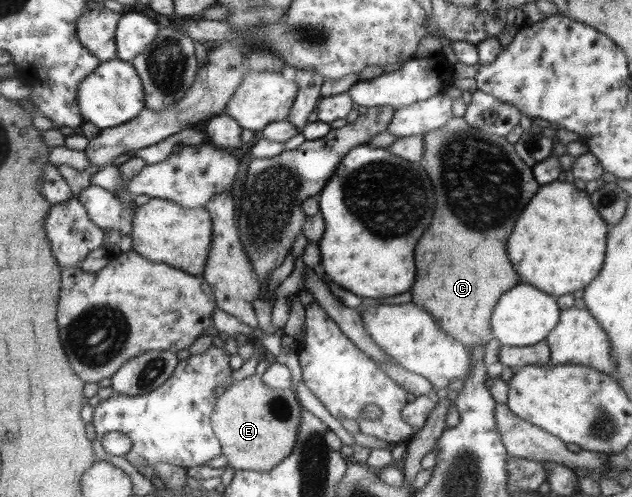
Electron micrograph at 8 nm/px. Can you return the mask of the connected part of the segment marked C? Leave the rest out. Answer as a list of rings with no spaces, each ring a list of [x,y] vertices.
[[[451,117],[446,122],[446,125],[429,131],[422,137],[425,148],[422,159],[418,163],[426,165],[426,169],[430,169],[430,177],[434,177],[434,189],[438,189],[438,217],[434,217],[434,225],[430,225],[430,233],[426,233],[426,237],[422,237],[422,241],[418,241],[418,281],[415,281],[412,289],[410,289],[410,293],[412,293],[411,302],[420,305],[424,310],[430,309],[430,314],[434,313],[433,317],[436,318],[437,324],[441,325],[441,329],[467,348],[484,345],[492,337],[492,329],[490,329],[490,325],[492,325],[492,321],[490,321],[490,317],[493,315],[492,309],[496,307],[496,303],[502,297],[502,293],[506,293],[512,287],[516,287],[518,281],[520,281],[518,279],[519,275],[514,271],[513,265],[508,259],[508,253],[506,253],[508,235],[510,235],[518,215],[524,211],[524,207],[528,205],[530,197],[536,195],[541,185],[536,180],[532,167],[526,165],[525,161],[517,154],[513,144],[506,140],[506,137],[498,137],[497,135],[482,132],[480,129],[474,129],[469,126],[468,121],[463,117]]]

